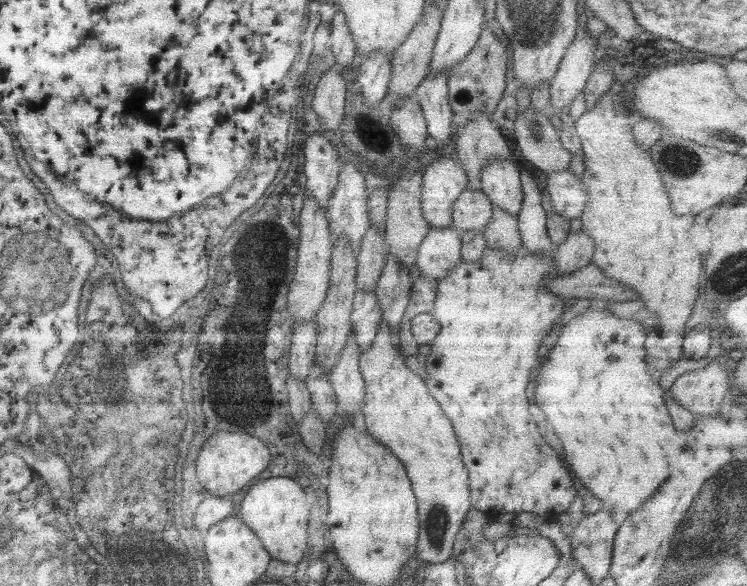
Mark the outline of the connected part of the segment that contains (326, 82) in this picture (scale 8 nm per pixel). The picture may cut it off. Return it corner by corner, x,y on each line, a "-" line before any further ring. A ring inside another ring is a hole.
327,70
321,74
313,98
311,98
311,112
314,112
318,122
327,130
335,130
343,118
343,96
345,86
340,71

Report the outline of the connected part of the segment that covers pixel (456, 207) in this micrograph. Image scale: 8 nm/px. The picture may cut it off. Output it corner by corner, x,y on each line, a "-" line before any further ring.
463,189
451,206
451,227
460,233
464,231
483,232
491,219
491,204
479,190

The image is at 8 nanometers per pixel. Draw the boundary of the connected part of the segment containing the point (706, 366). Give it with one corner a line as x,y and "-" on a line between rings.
705,360
701,368
689,373
681,374
669,386
672,400
684,410
687,410
694,418
703,416
717,416
720,404
726,392
730,391
730,374
723,368
722,360

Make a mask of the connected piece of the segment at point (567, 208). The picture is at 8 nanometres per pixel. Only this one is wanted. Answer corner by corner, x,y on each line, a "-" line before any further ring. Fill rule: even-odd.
567,168
547,173
543,192
547,193
553,211
569,222
579,217
585,208
587,193
583,186
581,179

